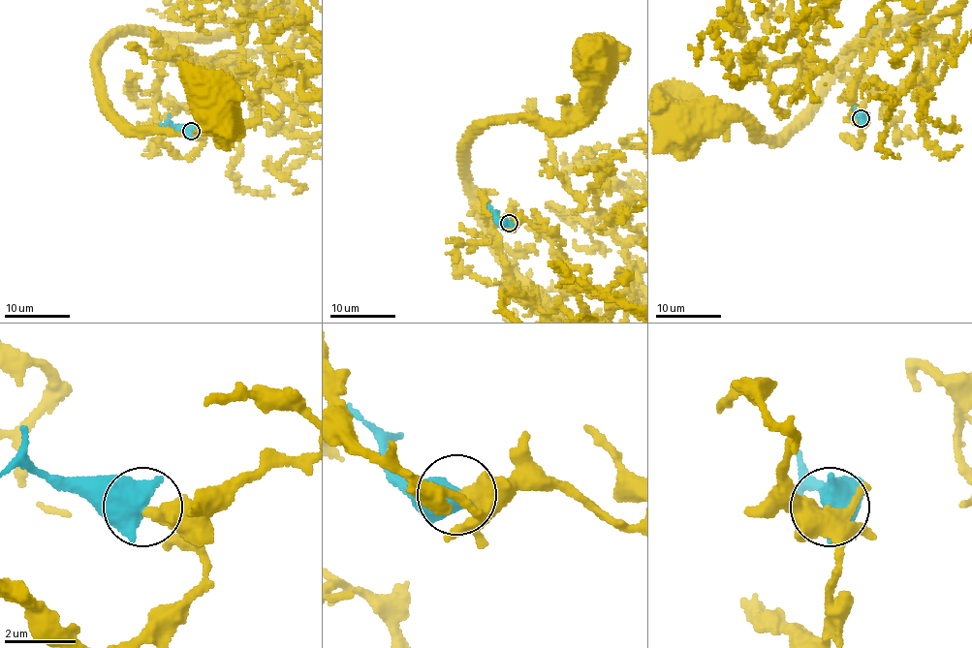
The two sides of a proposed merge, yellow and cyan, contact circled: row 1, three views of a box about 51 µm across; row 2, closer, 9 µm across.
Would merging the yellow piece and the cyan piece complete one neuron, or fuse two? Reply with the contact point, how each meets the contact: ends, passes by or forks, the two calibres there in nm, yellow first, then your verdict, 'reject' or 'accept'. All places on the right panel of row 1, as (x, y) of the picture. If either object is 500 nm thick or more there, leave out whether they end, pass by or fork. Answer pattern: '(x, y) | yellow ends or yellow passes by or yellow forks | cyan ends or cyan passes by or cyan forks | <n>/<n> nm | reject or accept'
(861, 118) | 360/700 nm | reject

